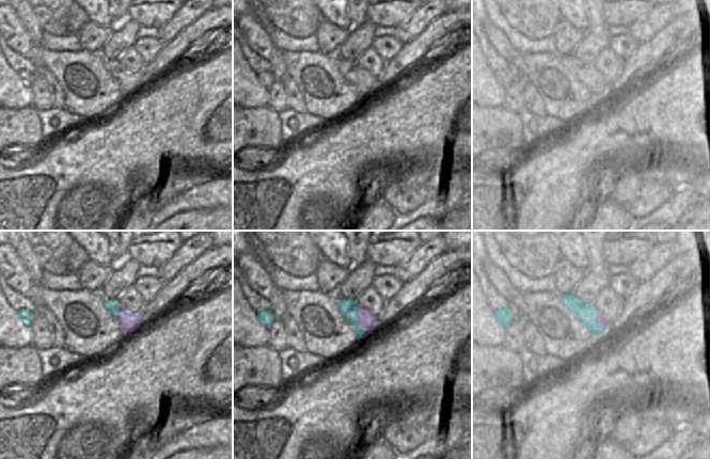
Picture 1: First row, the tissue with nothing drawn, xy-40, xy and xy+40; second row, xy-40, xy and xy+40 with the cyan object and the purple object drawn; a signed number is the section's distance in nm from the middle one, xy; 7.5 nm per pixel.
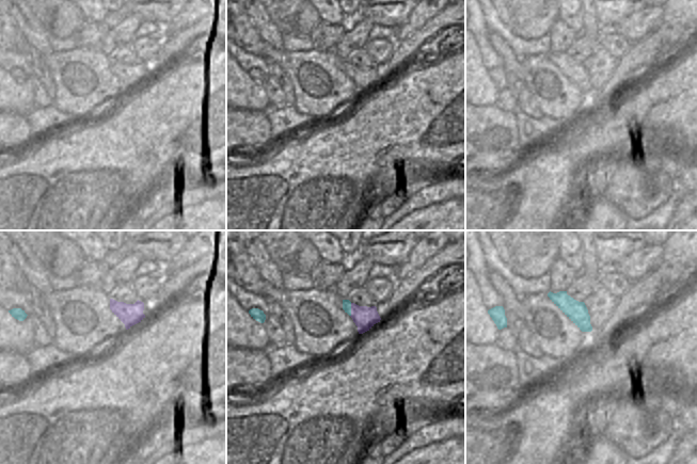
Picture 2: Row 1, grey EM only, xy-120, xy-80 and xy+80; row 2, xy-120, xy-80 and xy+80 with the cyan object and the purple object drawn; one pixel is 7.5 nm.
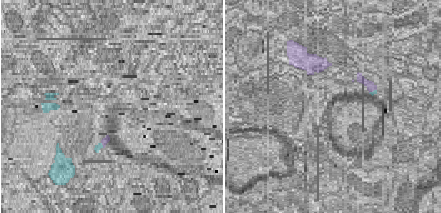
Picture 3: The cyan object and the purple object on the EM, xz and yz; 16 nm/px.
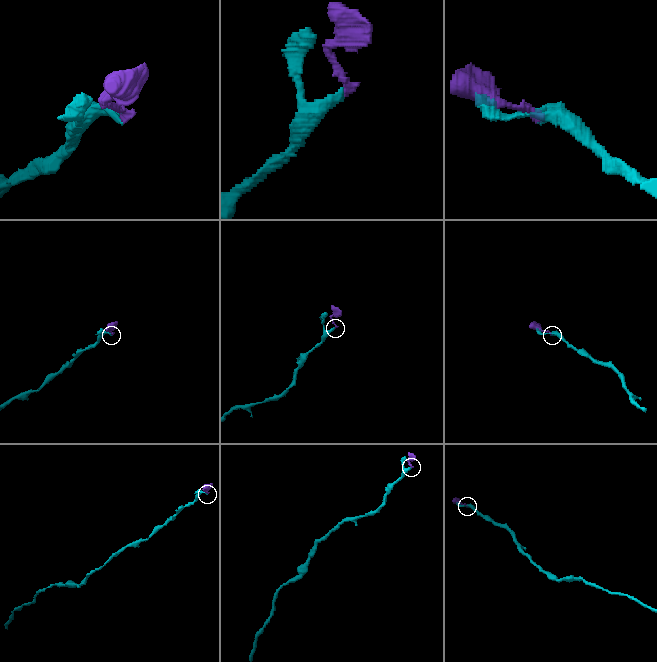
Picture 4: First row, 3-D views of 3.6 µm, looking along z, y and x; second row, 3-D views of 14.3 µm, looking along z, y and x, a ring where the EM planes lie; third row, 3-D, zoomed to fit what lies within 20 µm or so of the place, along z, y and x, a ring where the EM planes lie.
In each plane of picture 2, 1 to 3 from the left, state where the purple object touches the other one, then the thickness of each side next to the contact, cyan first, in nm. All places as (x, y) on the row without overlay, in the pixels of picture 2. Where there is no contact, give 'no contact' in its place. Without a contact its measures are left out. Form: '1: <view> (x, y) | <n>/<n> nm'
1: no contact
2: xy-80 (350, 70) | 60/170 nm
3: no contact

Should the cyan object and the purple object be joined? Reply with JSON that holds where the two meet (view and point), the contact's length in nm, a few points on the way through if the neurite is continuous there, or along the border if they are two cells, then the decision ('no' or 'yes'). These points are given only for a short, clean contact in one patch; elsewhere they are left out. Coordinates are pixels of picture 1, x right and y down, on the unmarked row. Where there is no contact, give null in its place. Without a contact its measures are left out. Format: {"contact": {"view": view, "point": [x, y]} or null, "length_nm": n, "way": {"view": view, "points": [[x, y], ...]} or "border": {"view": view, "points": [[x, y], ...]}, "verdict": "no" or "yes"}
{"contact": {"view": "xy", "point": [357, 80]}, "length_nm": 240, "border": {"view": "xy", "points": [[358, 65], [358, 83], [367, 95]]}, "verdict": "no"}

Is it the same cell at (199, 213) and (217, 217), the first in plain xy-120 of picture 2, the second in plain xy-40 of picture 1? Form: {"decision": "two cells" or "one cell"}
{"decision": "one cell"}

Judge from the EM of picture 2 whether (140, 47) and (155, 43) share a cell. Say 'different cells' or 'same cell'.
same cell

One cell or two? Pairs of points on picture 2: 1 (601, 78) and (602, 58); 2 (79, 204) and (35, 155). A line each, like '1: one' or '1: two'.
1: one
2: one

